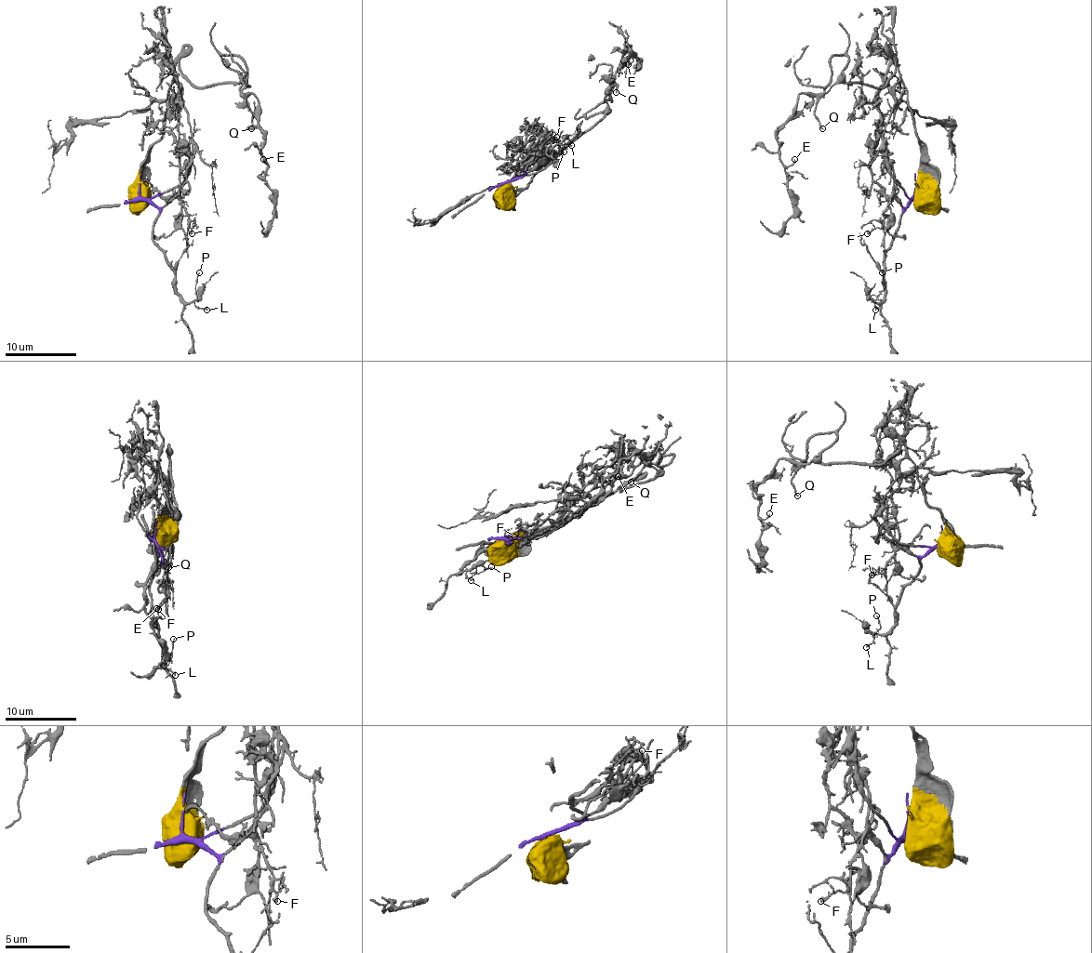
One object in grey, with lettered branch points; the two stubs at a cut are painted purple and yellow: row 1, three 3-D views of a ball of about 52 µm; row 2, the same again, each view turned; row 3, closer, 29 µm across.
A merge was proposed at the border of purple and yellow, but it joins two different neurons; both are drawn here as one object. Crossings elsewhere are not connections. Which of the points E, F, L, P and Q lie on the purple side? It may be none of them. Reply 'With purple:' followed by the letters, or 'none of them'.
With purple: F, L, P

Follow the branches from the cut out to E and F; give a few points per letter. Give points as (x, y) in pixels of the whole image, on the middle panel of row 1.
E: (503, 186), (523, 190), (540, 166), (603, 117), (608, 83), (622, 67), (628, 47), (633, 55), (628, 63)
F: (503, 185), (544, 164), (553, 152), (557, 137)

